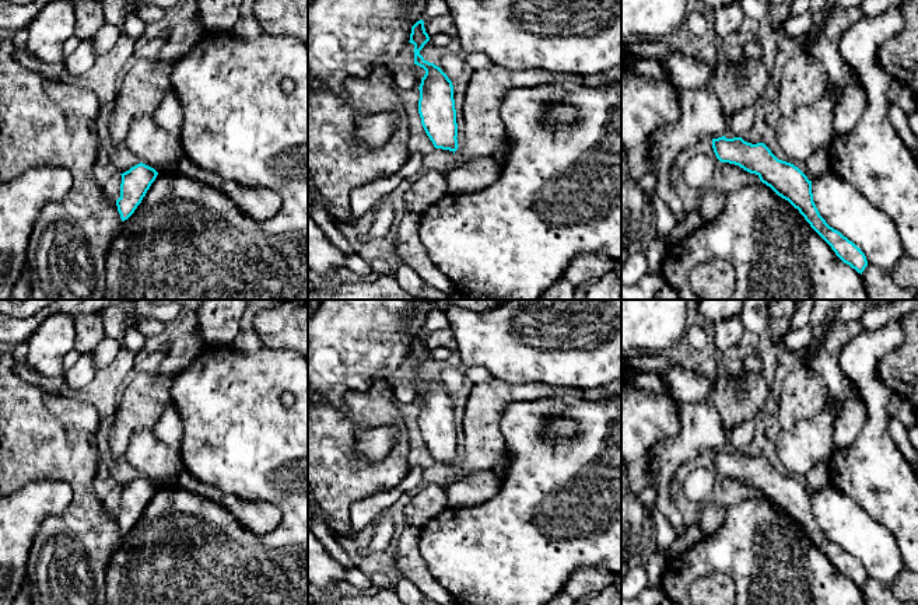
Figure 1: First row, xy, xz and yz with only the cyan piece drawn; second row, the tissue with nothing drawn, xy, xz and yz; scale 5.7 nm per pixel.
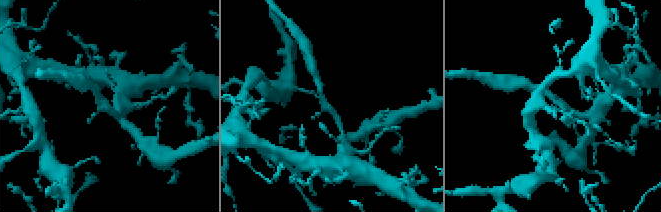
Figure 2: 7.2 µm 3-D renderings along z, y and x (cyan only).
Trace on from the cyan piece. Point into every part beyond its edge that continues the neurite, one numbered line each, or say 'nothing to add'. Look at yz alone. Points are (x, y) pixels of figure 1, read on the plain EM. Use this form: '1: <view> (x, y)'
nothing to add

